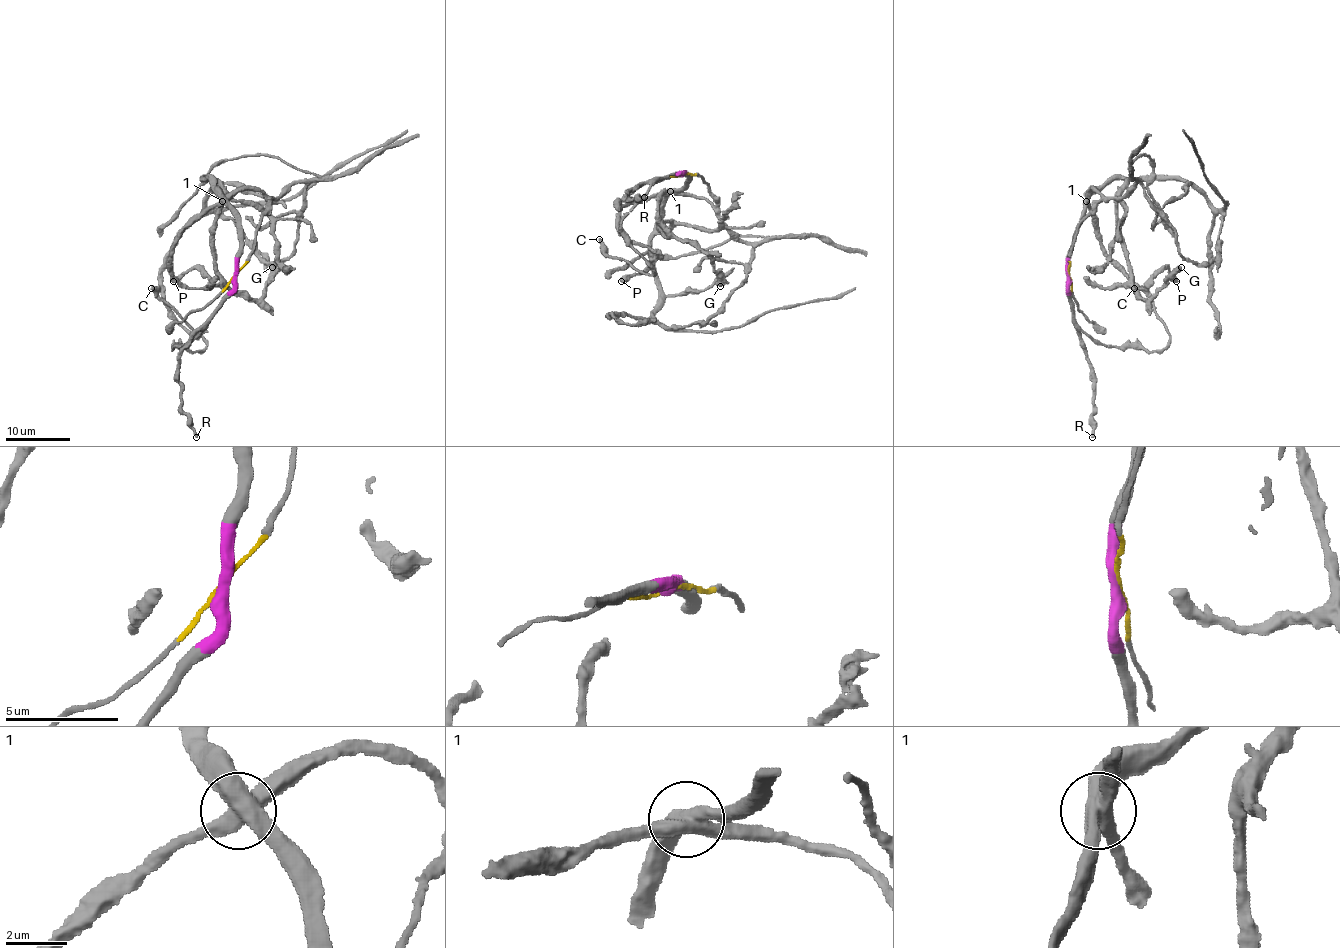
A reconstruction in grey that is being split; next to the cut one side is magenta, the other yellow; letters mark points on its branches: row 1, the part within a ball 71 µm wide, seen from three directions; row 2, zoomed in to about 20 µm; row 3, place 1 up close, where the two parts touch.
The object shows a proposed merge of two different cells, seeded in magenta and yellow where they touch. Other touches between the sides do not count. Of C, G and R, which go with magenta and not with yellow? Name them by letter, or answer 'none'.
C, G, R

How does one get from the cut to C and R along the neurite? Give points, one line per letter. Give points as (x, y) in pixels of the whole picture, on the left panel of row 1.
C: (234, 276), (234, 291), (210, 322), (190, 341), (173, 346), (197, 351), (207, 346), (151, 288)
R: (234, 276), (234, 291), (192, 336), (179, 357), (181, 409), (197, 437)

